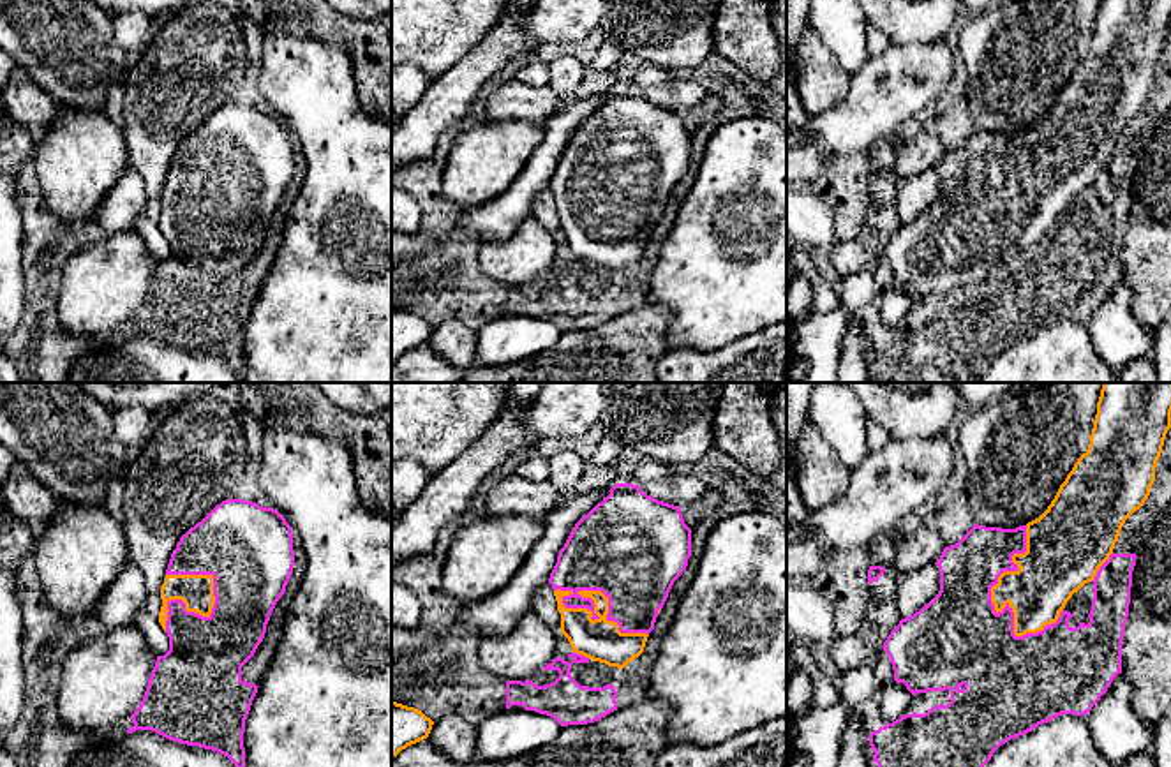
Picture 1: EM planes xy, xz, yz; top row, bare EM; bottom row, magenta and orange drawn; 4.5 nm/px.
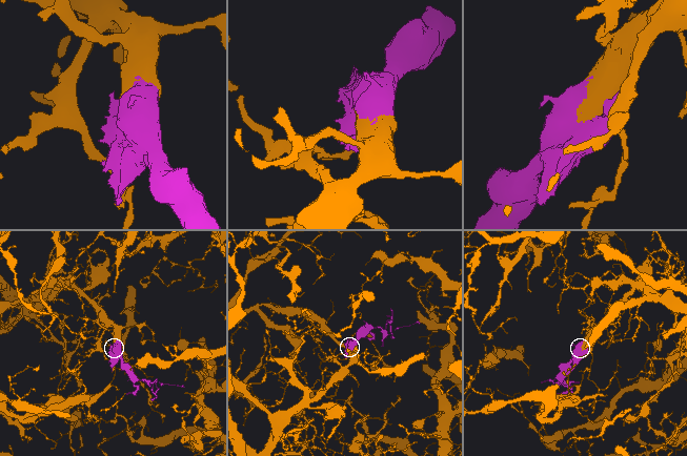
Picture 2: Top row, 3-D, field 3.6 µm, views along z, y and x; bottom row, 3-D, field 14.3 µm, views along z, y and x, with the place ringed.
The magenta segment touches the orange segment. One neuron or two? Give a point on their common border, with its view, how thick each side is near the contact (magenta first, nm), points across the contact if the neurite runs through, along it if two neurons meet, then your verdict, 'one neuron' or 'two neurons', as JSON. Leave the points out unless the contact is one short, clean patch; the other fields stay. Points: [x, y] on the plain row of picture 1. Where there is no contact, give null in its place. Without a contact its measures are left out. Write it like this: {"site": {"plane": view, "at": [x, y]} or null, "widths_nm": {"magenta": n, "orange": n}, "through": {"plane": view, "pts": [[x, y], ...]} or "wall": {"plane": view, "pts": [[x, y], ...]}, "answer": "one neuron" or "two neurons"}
{"site": {"plane": "xz", "at": [609, 208]}, "widths_nm": {"magenta": 440, "orange": 190}, "answer": "one neuron"}

